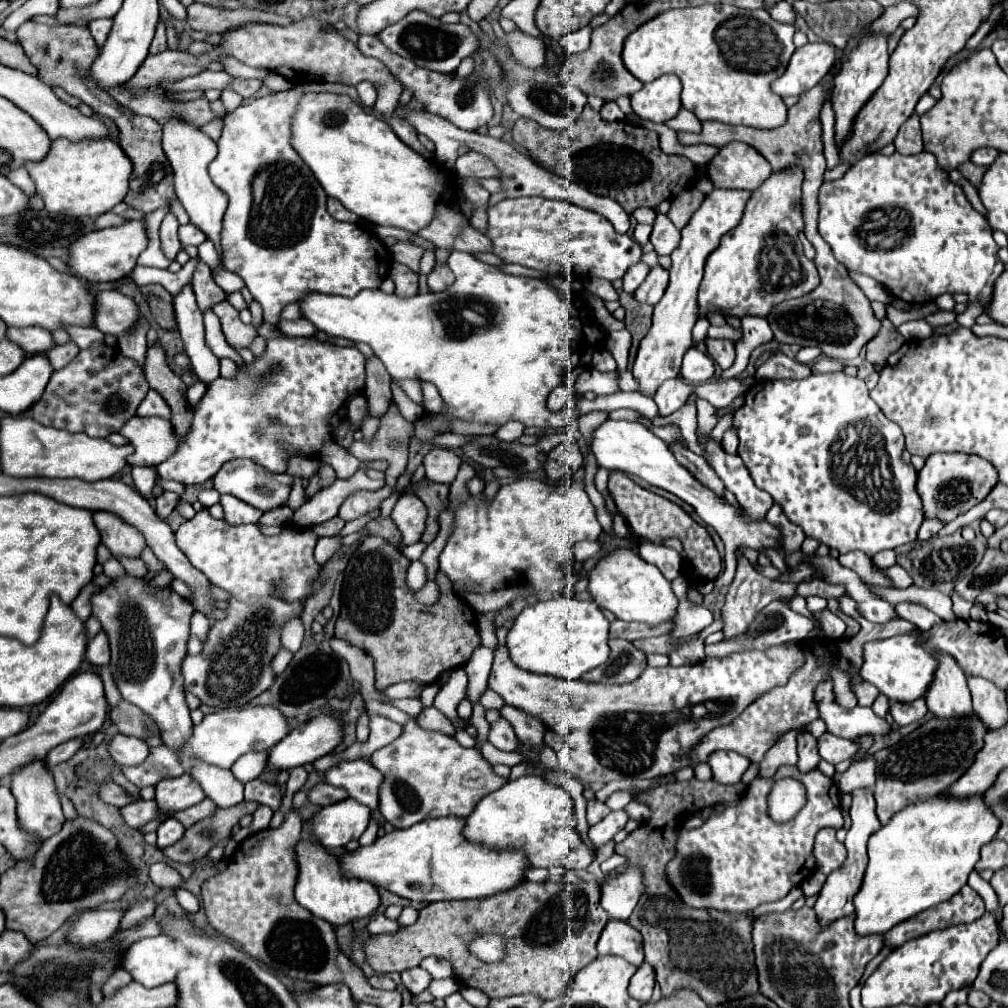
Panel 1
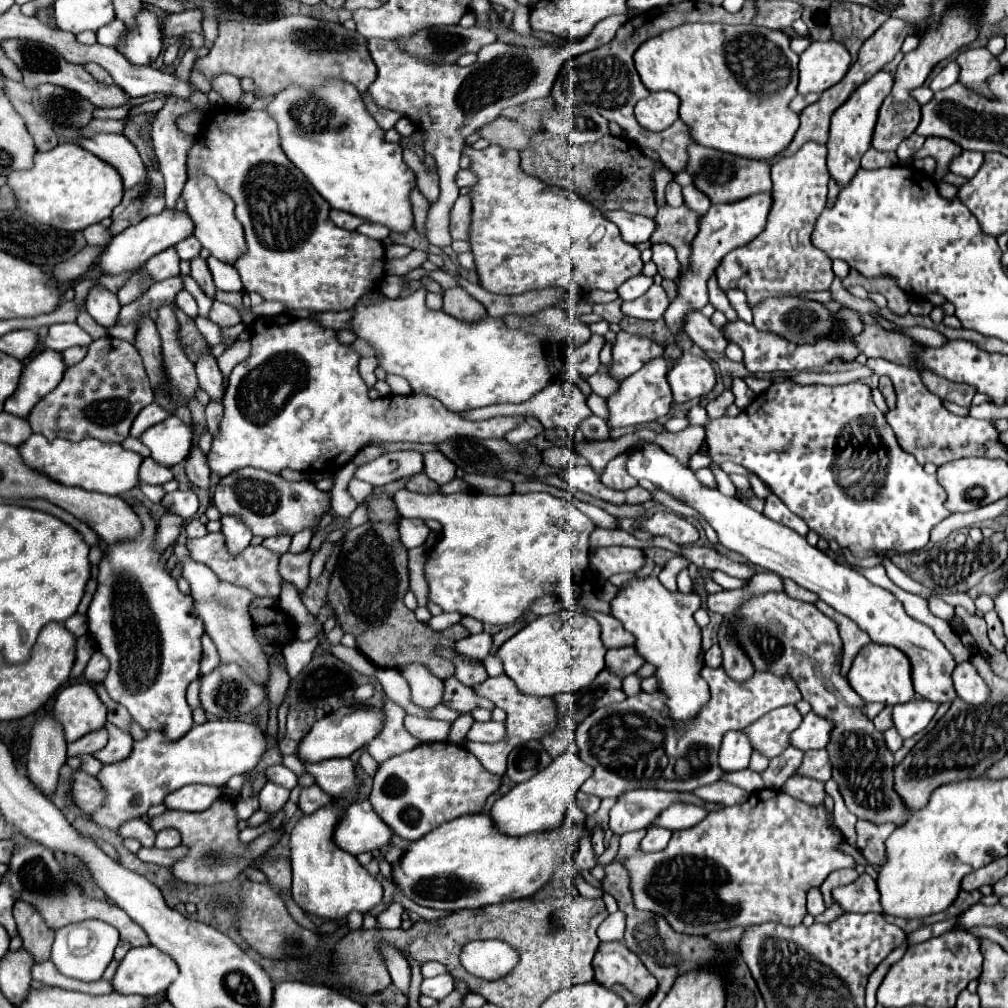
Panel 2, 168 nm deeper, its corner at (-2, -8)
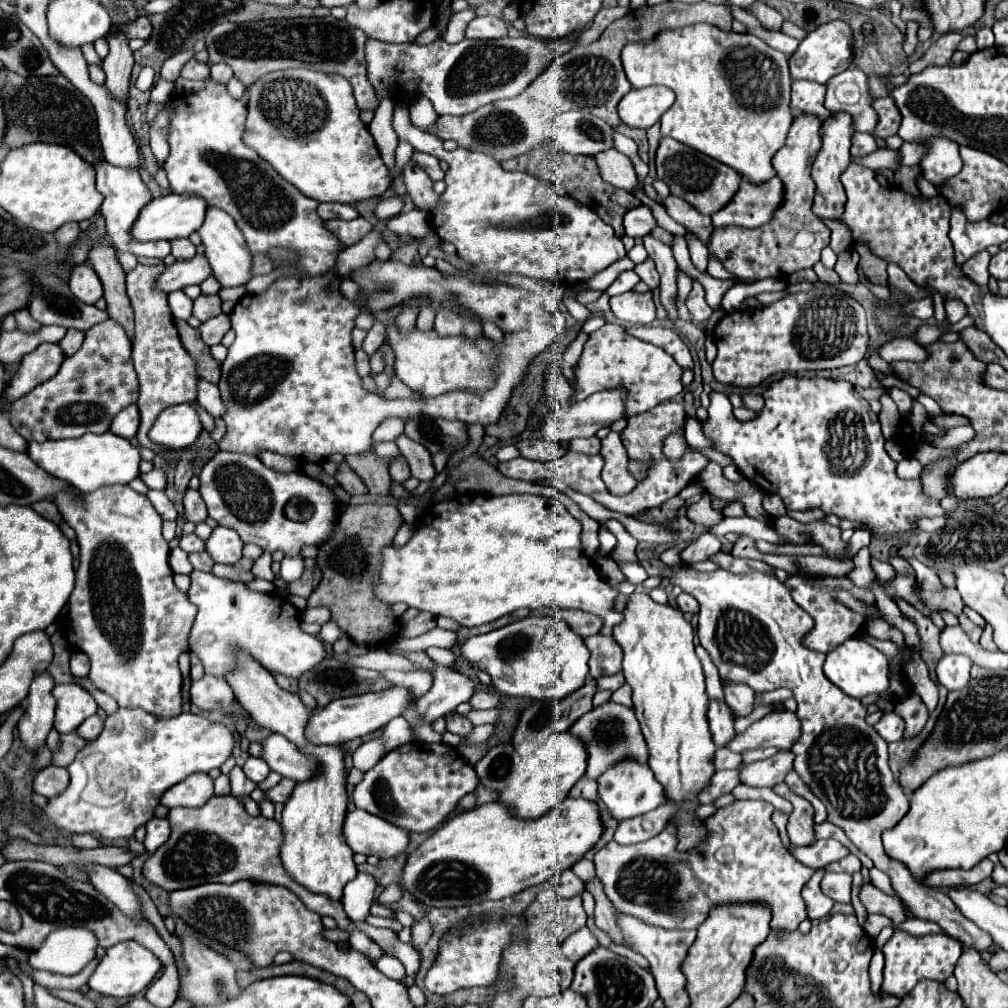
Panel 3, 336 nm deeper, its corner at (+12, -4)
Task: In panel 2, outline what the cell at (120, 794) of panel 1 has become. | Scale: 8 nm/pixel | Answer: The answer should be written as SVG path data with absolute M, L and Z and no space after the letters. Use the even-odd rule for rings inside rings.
M80 769L72 773L70 791L72 791L72 801L82 813L92 813L104 803L104 789L100 787L98 779Z

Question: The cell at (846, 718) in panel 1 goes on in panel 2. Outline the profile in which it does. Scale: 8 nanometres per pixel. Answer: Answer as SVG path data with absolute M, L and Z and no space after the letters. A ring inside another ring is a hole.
M808 713L802 719L802 725L790 733L790 745L800 751L810 749L824 749L828 743L828 721L822 717L816 717L816 713Z

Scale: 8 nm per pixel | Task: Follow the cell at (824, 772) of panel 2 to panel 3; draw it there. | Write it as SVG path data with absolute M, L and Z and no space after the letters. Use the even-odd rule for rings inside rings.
M778 751L770 759L744 763L740 769L740 783L752 785L752 787L774 787L776 783L782 783L794 767L794 755L790 751Z

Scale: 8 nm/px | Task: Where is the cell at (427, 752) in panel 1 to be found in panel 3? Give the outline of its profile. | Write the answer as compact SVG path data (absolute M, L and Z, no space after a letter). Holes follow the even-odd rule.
M414 739L386 753L372 769L368 769L354 787L352 799L358 809L382 817L400 829L426 833L442 825L456 809L458 801L476 787L478 775L474 773L474 767L454 747Z

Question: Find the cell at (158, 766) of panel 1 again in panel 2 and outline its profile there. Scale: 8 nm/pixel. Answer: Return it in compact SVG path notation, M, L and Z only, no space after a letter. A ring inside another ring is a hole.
M206 721L194 725L178 741L164 739L158 731L146 731L146 737L134 741L132 753L120 763L102 765L96 779L106 791L106 801L100 809L92 813L92 819L118 831L130 819L146 817L152 805L164 803L164 797L190 783L206 785L226 785L232 775L248 773L256 767L260 757L266 751L266 737L256 723L244 721Z

